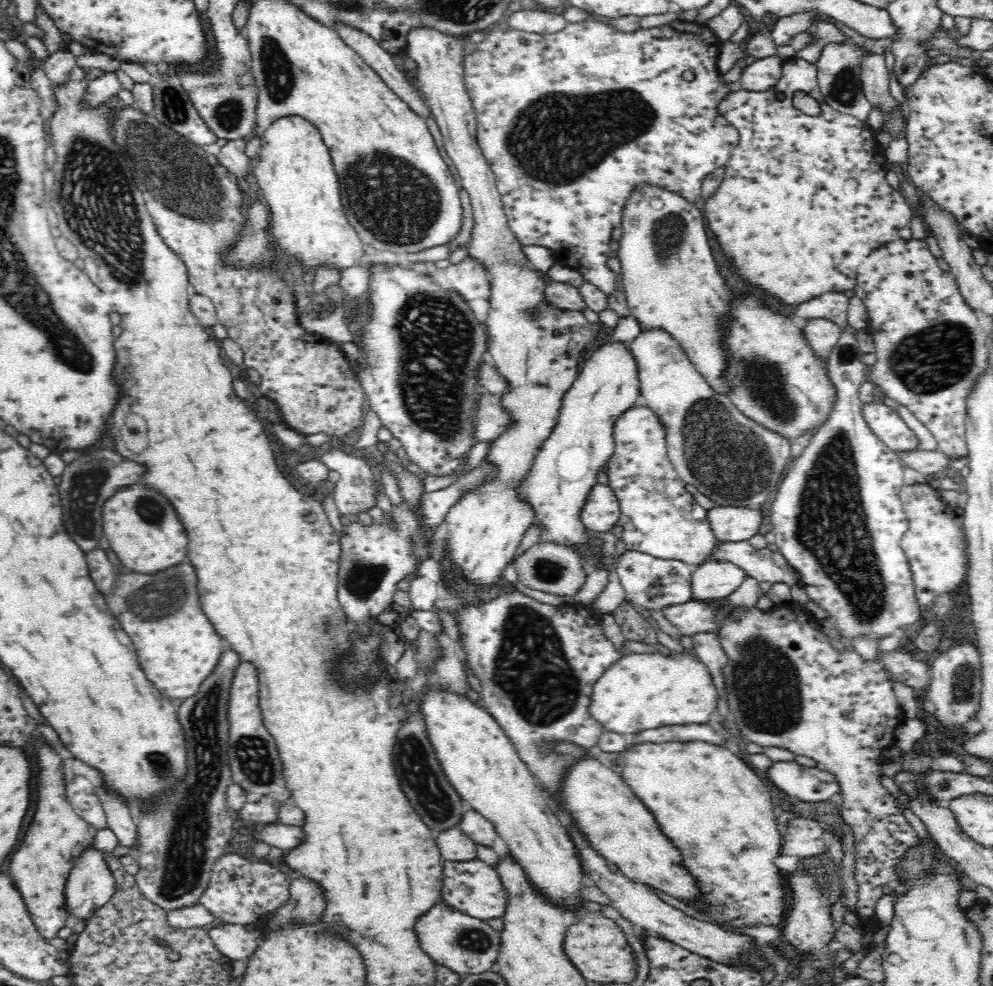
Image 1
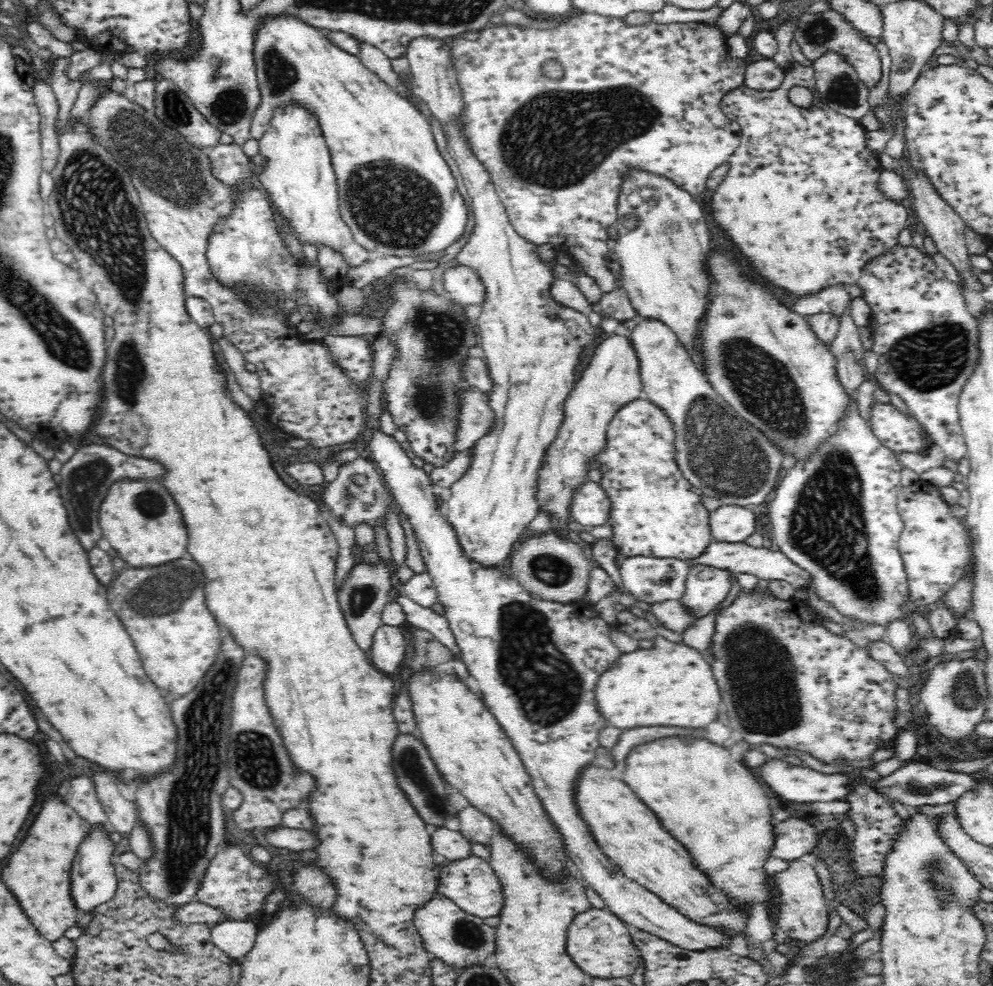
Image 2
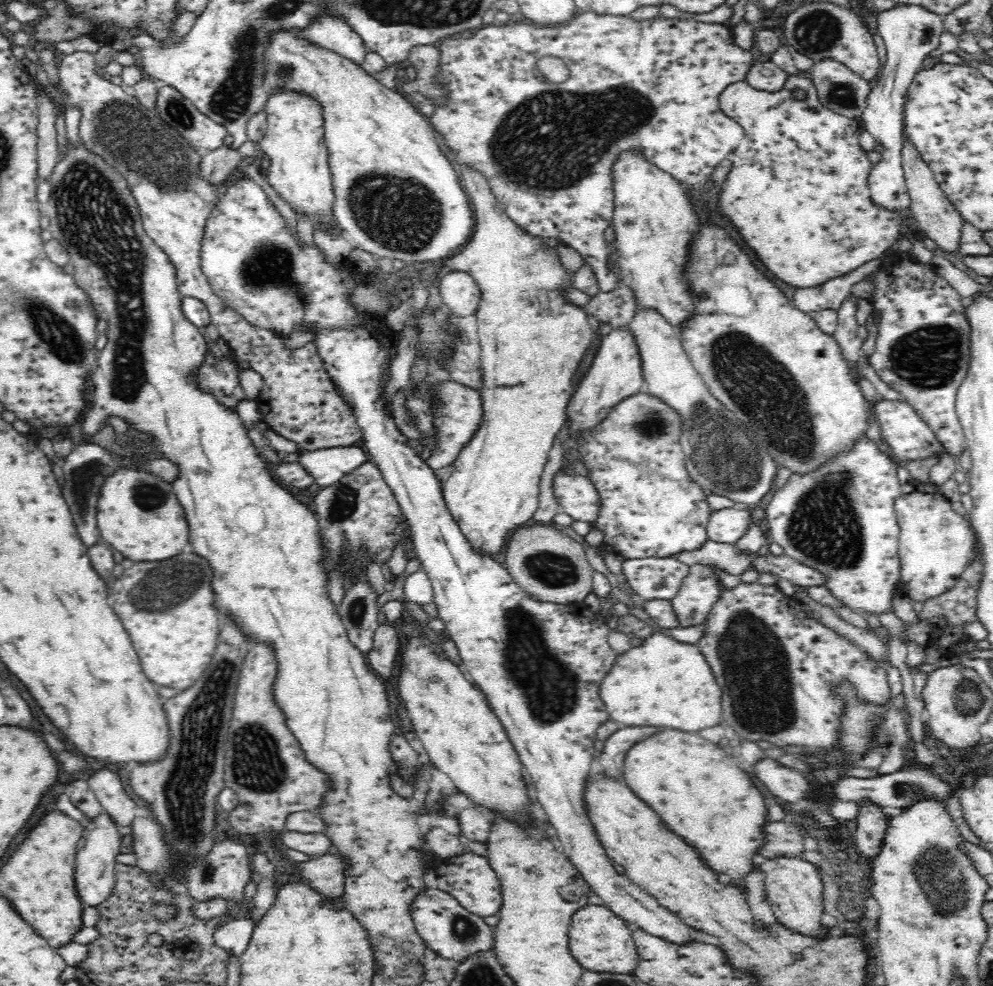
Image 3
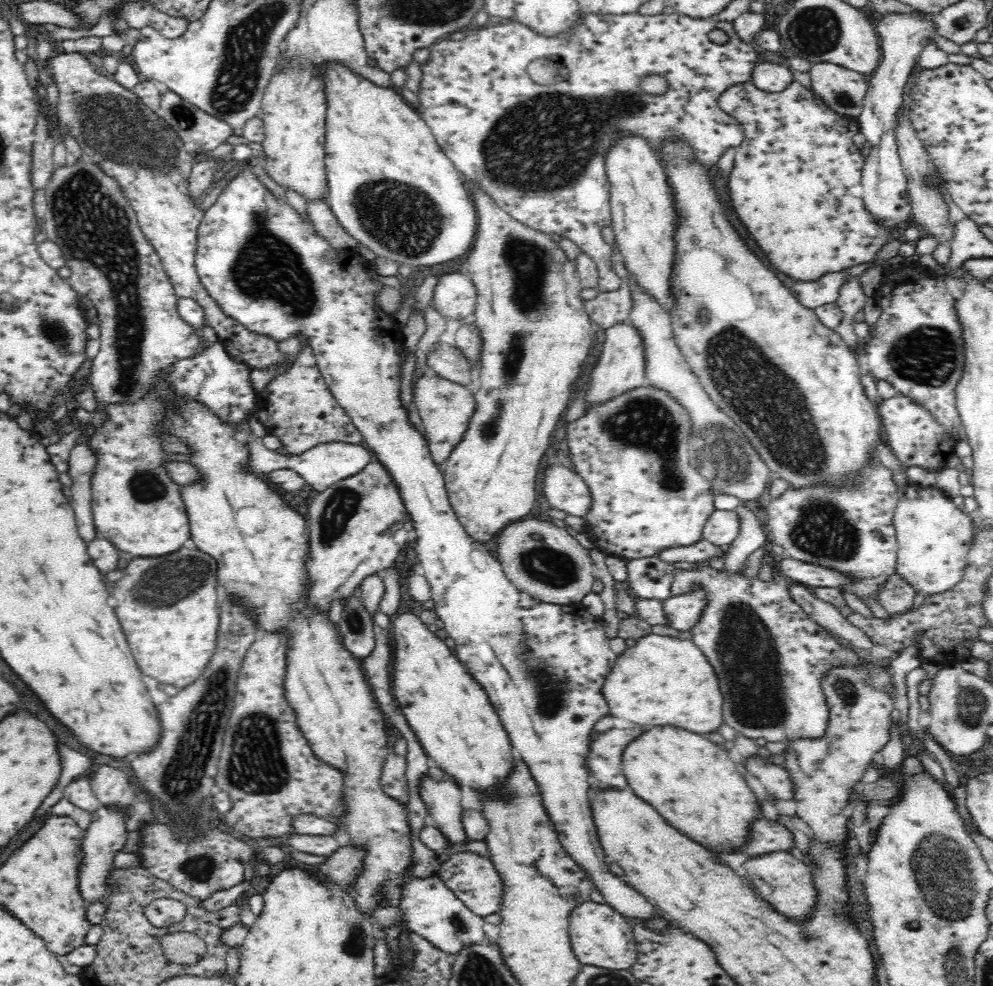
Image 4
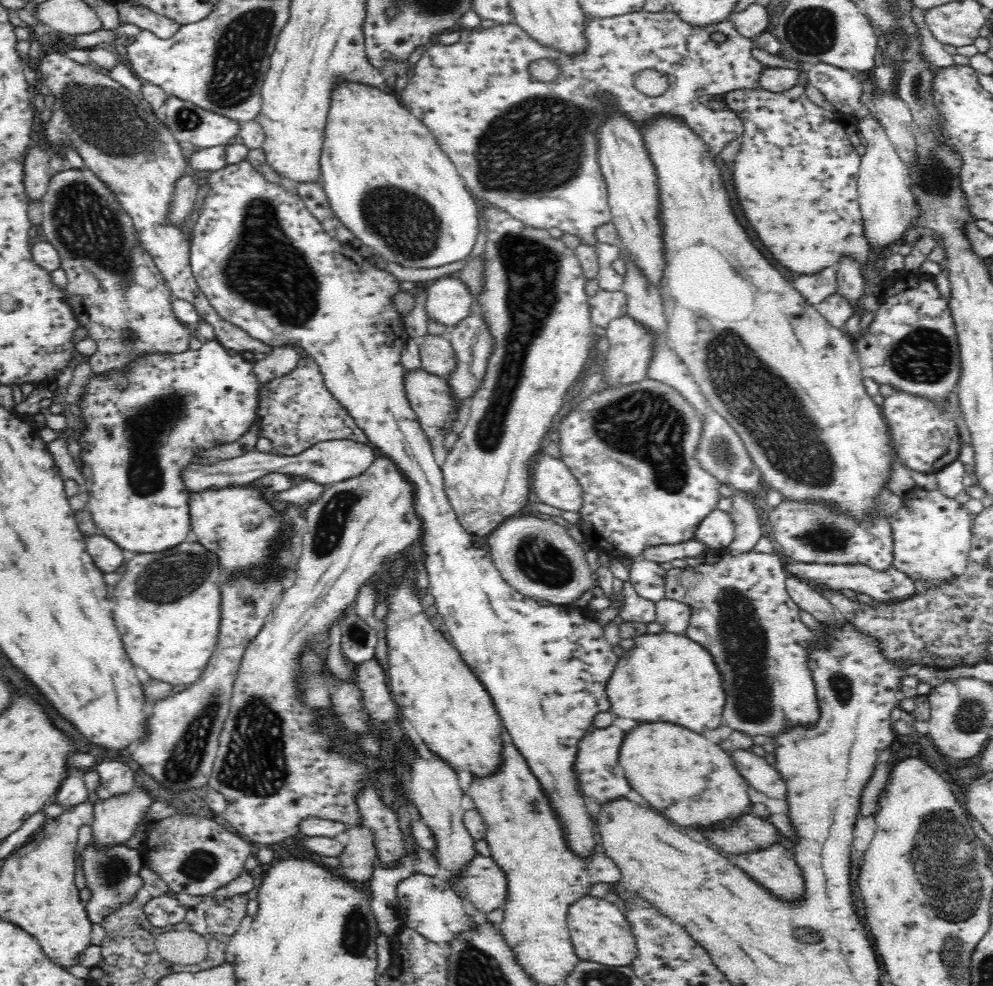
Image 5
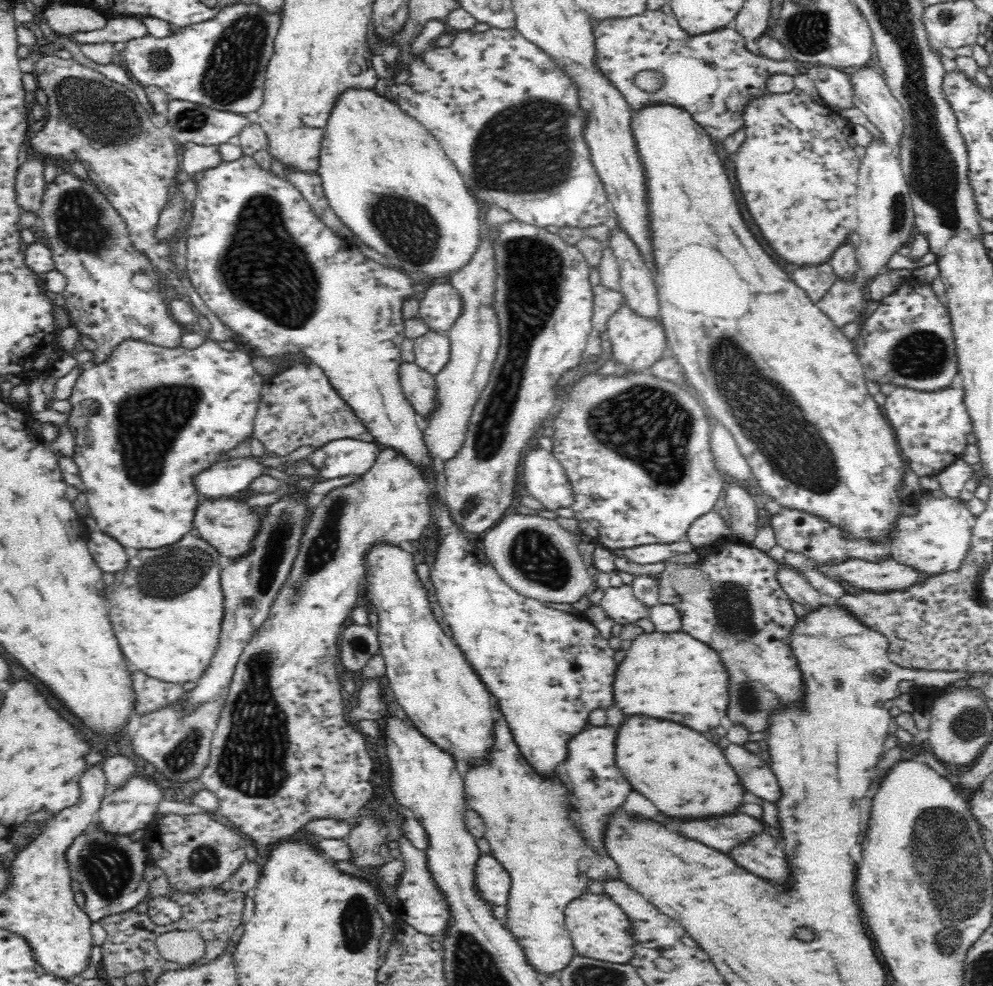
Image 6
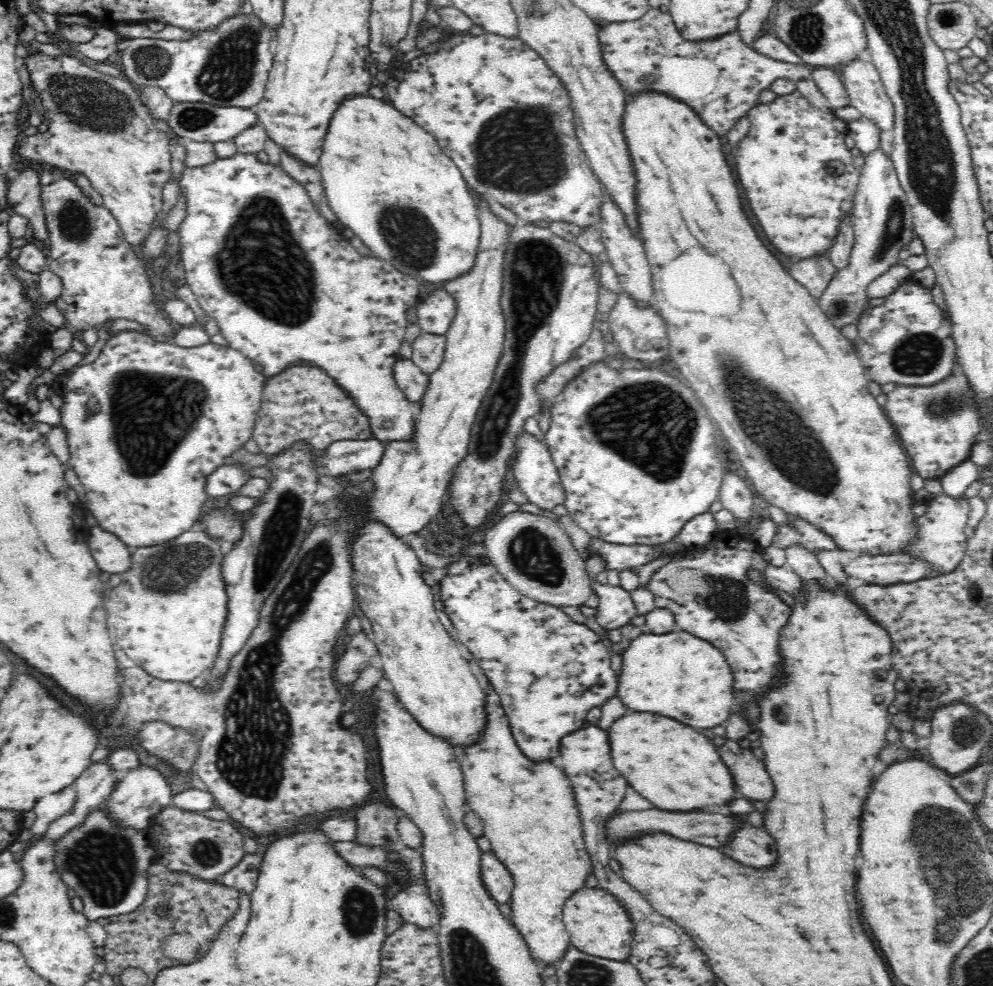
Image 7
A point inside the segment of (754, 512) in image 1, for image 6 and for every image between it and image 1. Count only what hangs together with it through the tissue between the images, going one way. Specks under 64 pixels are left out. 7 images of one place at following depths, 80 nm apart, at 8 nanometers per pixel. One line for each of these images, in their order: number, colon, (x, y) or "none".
2: (730, 523)
3: (726, 526)
4: (720, 528)
5: (715, 530)
6: (708, 529)

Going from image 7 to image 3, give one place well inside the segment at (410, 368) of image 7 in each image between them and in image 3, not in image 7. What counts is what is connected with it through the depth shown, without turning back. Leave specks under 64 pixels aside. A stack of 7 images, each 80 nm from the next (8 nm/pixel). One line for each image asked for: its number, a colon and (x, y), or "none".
3: (455, 409)
4: (444, 406)
5: (428, 395)
6: (418, 385)

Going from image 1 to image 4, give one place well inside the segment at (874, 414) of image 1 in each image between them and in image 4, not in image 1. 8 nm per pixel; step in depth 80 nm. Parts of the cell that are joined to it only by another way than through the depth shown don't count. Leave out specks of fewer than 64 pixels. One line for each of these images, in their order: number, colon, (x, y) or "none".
2: (900, 432)
3: (909, 437)
4: (916, 437)

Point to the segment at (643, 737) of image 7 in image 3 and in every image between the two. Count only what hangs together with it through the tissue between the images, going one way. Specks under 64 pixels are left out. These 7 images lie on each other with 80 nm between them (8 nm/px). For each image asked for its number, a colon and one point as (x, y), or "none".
3: (699, 791)
4: (664, 764)
5: (666, 763)
6: (670, 764)

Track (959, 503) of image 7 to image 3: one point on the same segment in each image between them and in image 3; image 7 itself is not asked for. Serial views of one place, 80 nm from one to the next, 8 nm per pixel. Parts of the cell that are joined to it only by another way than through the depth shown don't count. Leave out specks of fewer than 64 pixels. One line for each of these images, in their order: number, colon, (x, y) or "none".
3: (936, 543)
4: (933, 535)
5: (931, 532)
6: (935, 540)

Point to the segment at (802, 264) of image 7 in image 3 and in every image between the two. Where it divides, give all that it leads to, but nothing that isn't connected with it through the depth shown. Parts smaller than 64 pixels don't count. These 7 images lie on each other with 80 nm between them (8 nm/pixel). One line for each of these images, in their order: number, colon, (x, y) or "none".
3: (830, 294)
4: (812, 293)
5: (816, 287)
6: (815, 280)

